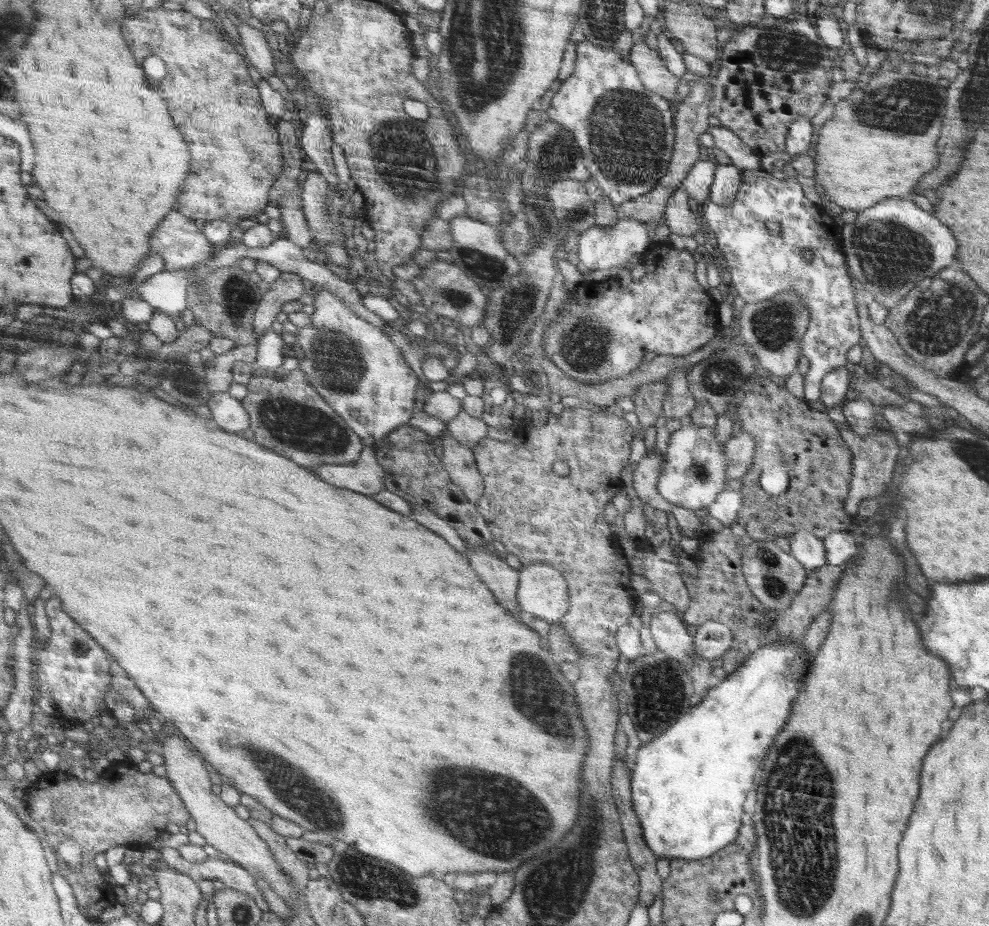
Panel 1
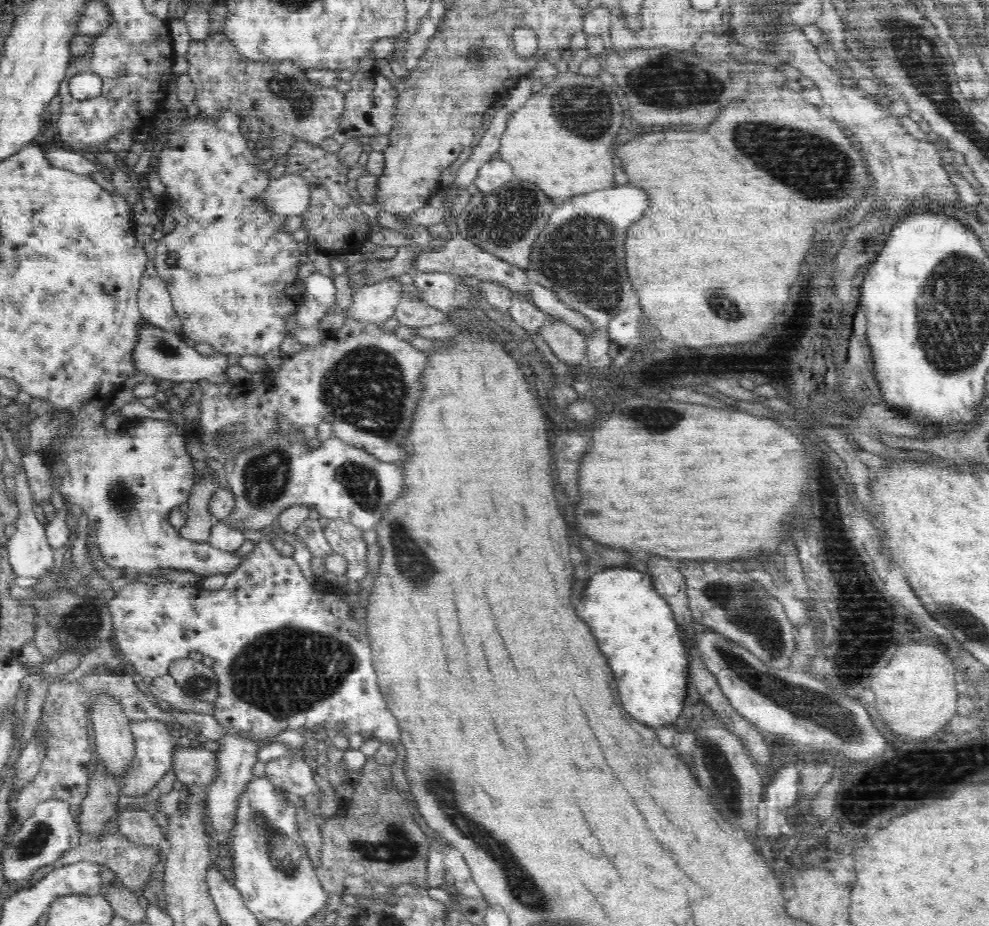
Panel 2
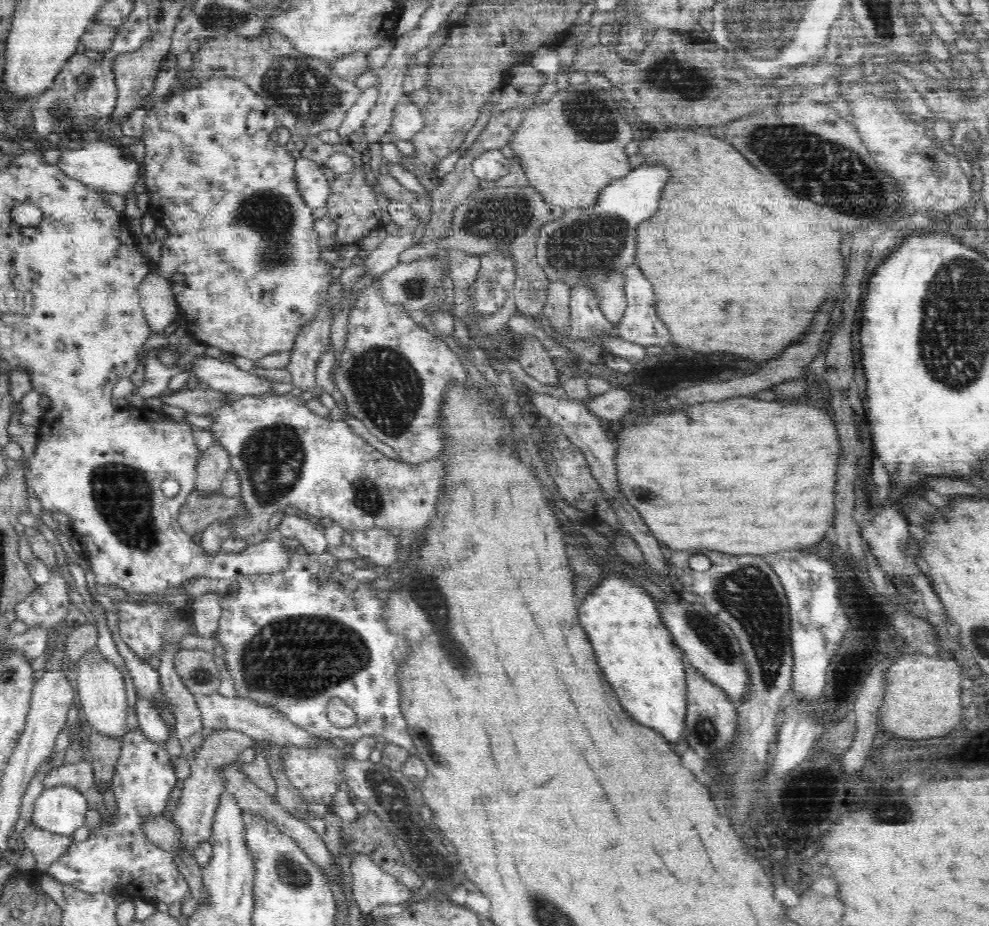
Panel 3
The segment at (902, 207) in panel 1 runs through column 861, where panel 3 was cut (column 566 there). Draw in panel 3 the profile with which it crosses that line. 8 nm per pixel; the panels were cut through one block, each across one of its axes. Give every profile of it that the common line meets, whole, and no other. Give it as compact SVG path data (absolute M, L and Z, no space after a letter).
M637 166L626 176L613 180L603 191L600 192L599 202L594 207L570 208L565 210L564 216L544 224L539 230L536 241L536 259L539 266L544 270L549 282L566 283L568 287L576 285L577 282L590 282L598 289L598 301L600 311L604 313L608 322L616 323L622 320L626 310L625 290L622 286L622 270L632 266L636 252L636 226L642 220L652 218L658 212L658 202L664 184L670 180L670 170L664 166Z

